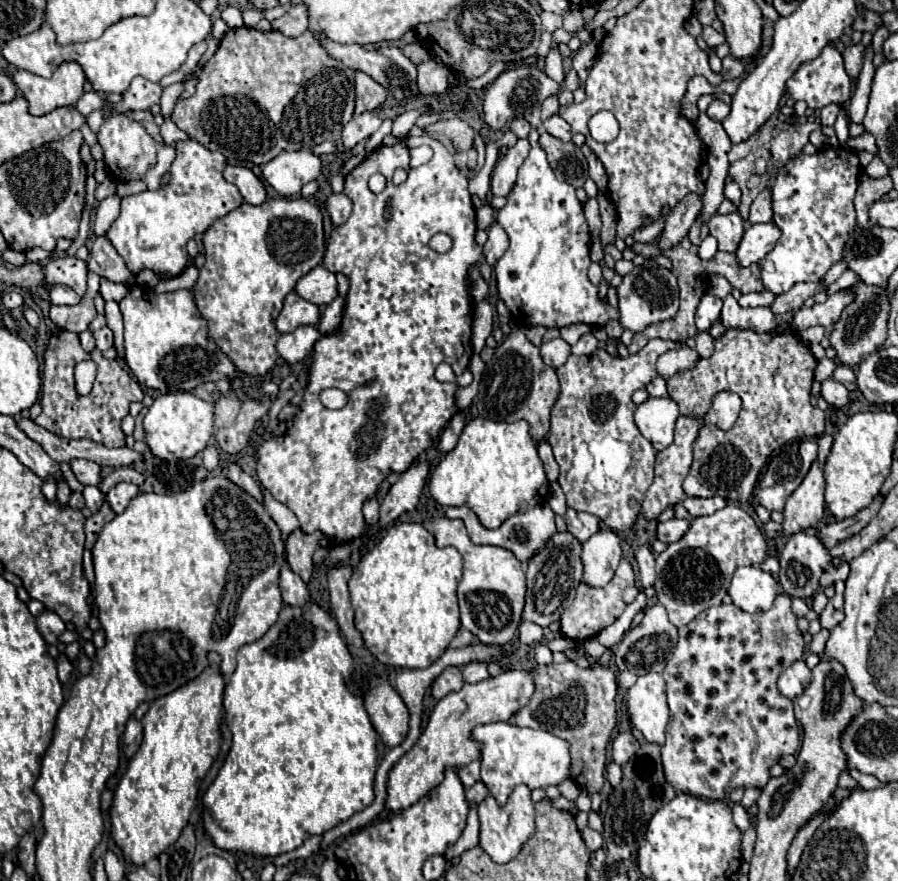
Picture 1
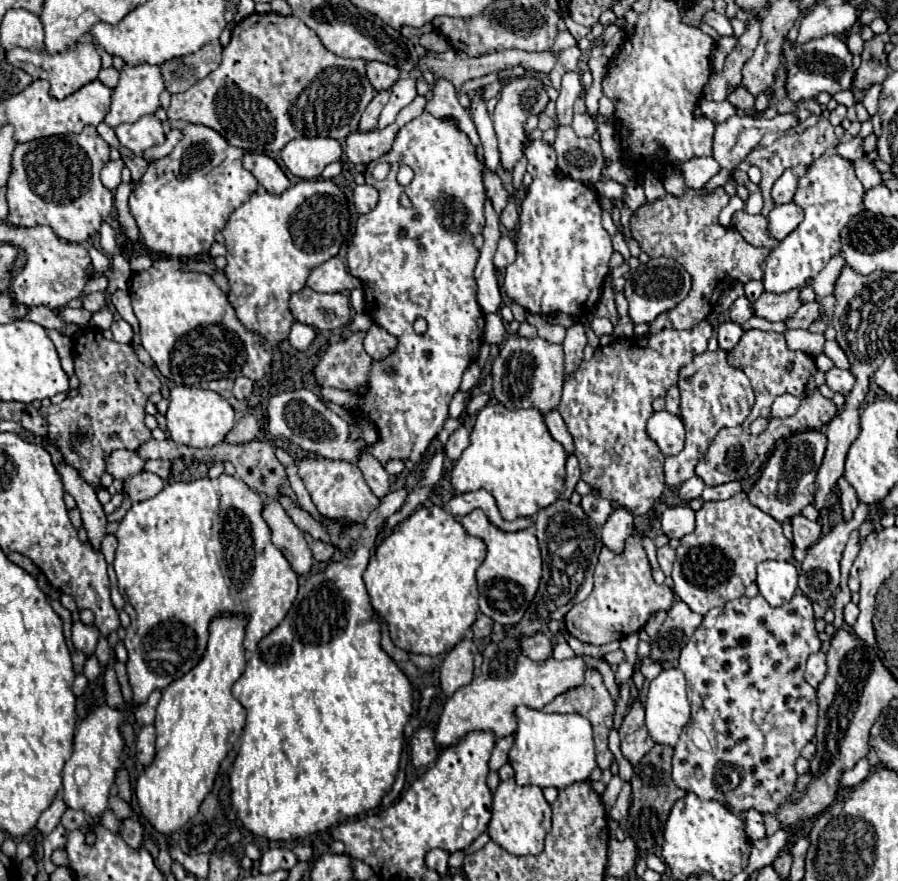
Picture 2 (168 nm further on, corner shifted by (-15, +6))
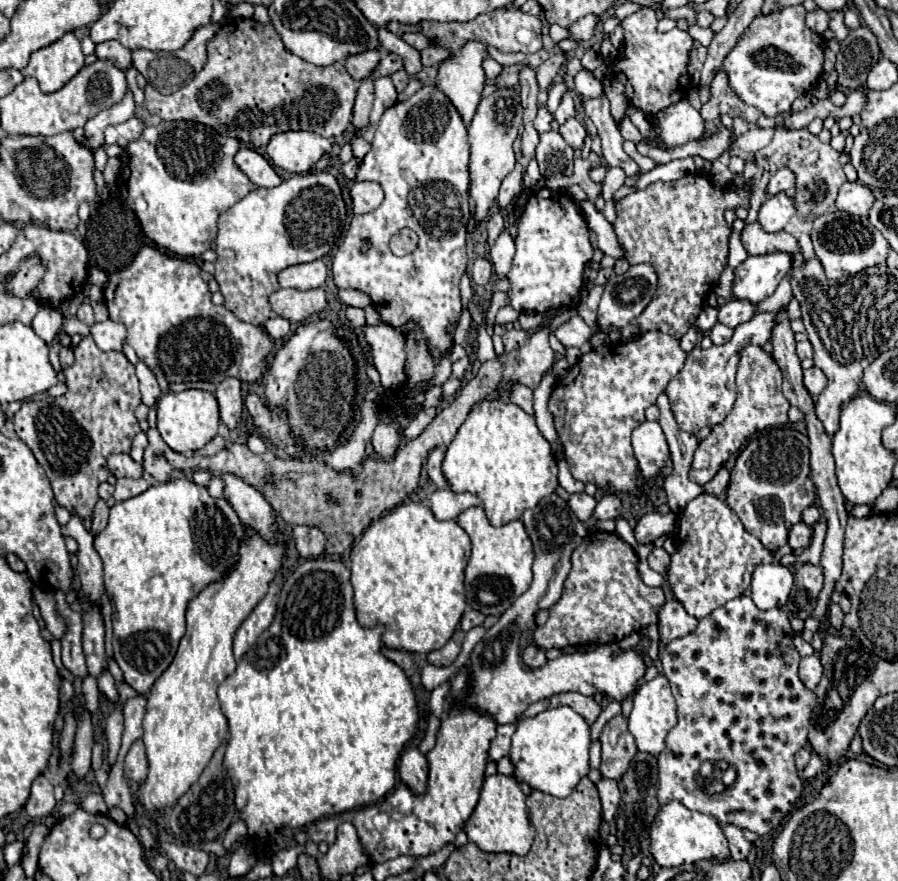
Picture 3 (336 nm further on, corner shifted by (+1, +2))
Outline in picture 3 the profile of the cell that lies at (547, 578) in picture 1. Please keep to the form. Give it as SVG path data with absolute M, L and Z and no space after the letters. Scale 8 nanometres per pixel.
M550 494L542 498L534 508L526 510L522 522L536 552L532 566L534 580L530 588L520 598L516 598L516 602L474 646L470 654L472 694L468 696L466 704L478 708L484 714L490 714L498 724L510 724L516 722L532 702L546 700L560 692L580 692L584 696L600 692L618 702L632 698L638 680L646 674L646 662L638 650L622 652L614 644L606 644L598 646L594 652L564 654L556 660L548 660L546 666L536 670L524 666L522 650L528 644L526 636L530 636L536 626L536 612L538 608L550 608L560 600L564 580L570 572L570 554L584 540L588 530L568 508L566 500L562 500L558 494Z

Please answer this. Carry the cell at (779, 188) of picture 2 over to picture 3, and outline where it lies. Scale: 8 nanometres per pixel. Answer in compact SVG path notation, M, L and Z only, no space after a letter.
M782 168L782 170L778 170L774 176L772 176L772 180L770 180L770 184L768 184L768 192L770 194L778 194L778 192L786 192L788 188L794 188L794 172L790 170L790 168Z

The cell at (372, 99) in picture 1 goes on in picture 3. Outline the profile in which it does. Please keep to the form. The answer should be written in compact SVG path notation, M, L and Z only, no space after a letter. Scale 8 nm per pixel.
M372 50L372 52L360 52L356 56L348 56L346 58L346 70L348 74L354 78L354 80L362 80L362 78L368 78L372 74L372 70L376 68L380 60L380 52L378 50Z

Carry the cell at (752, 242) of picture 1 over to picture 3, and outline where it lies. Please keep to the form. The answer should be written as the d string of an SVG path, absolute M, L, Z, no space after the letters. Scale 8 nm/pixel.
M778 192L762 204L758 222L766 232L780 232L792 216L796 216L796 198L786 192Z

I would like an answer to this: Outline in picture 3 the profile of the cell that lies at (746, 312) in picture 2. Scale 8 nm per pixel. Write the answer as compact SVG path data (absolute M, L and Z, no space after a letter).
M706 306L706 308L700 312L698 320L694 322L694 328L696 328L698 332L708 332L716 322L718 322L718 310L712 308L712 306Z

